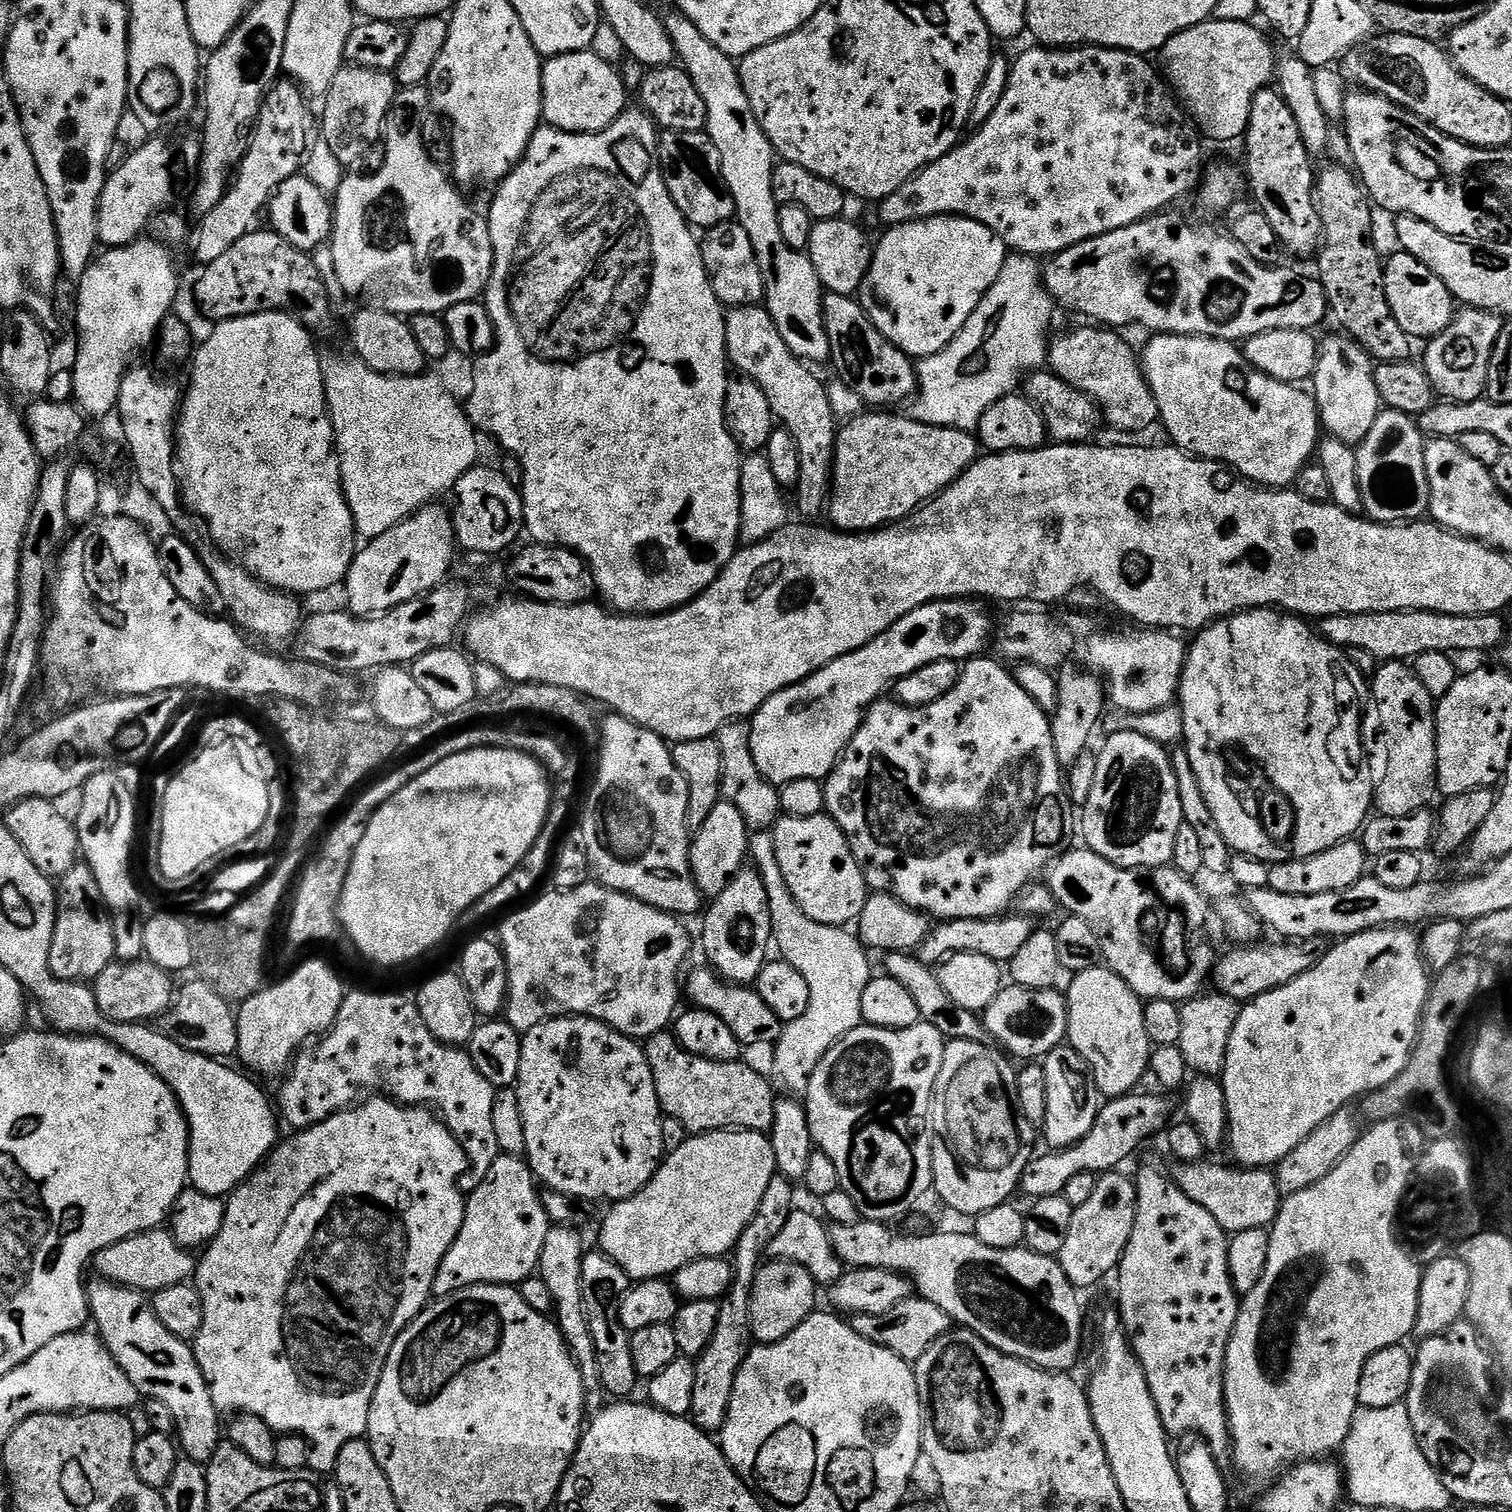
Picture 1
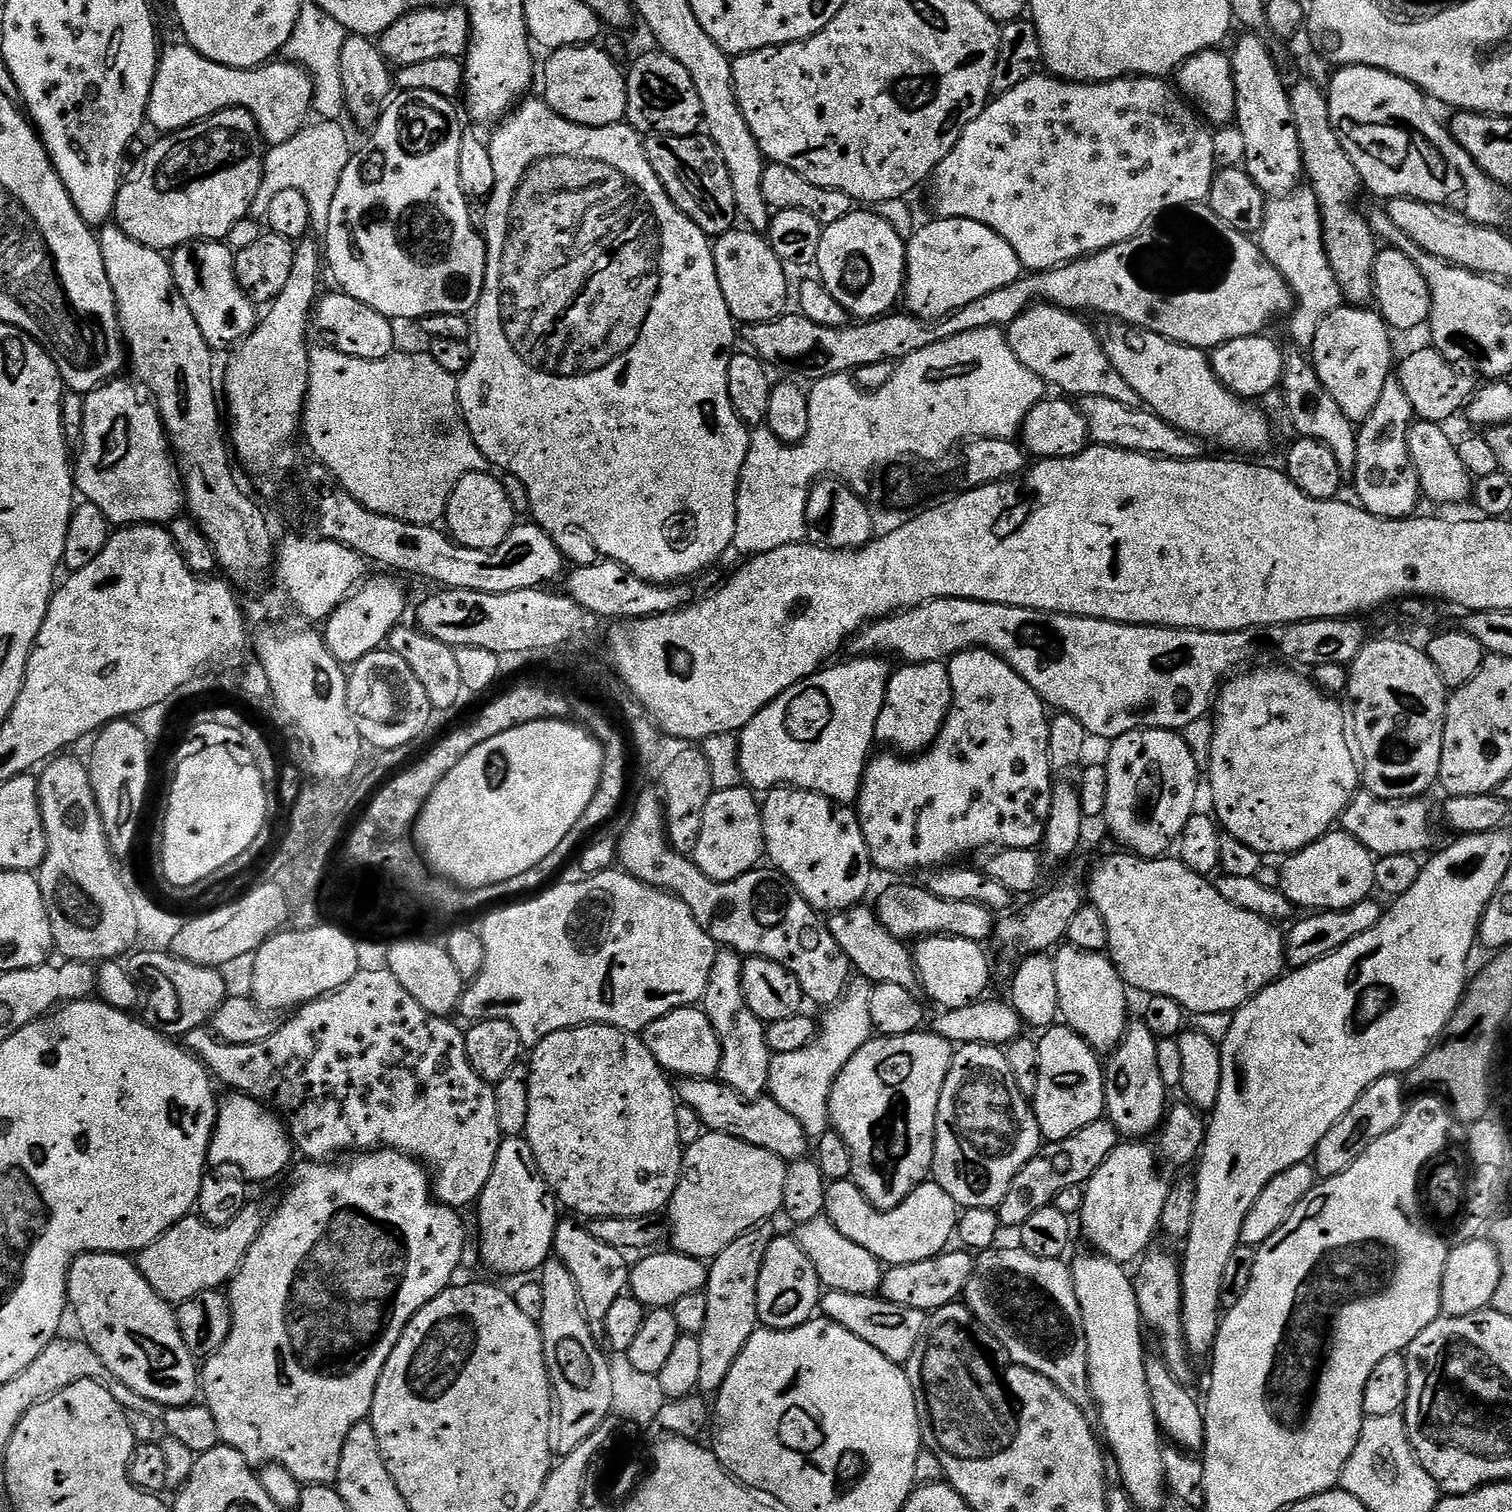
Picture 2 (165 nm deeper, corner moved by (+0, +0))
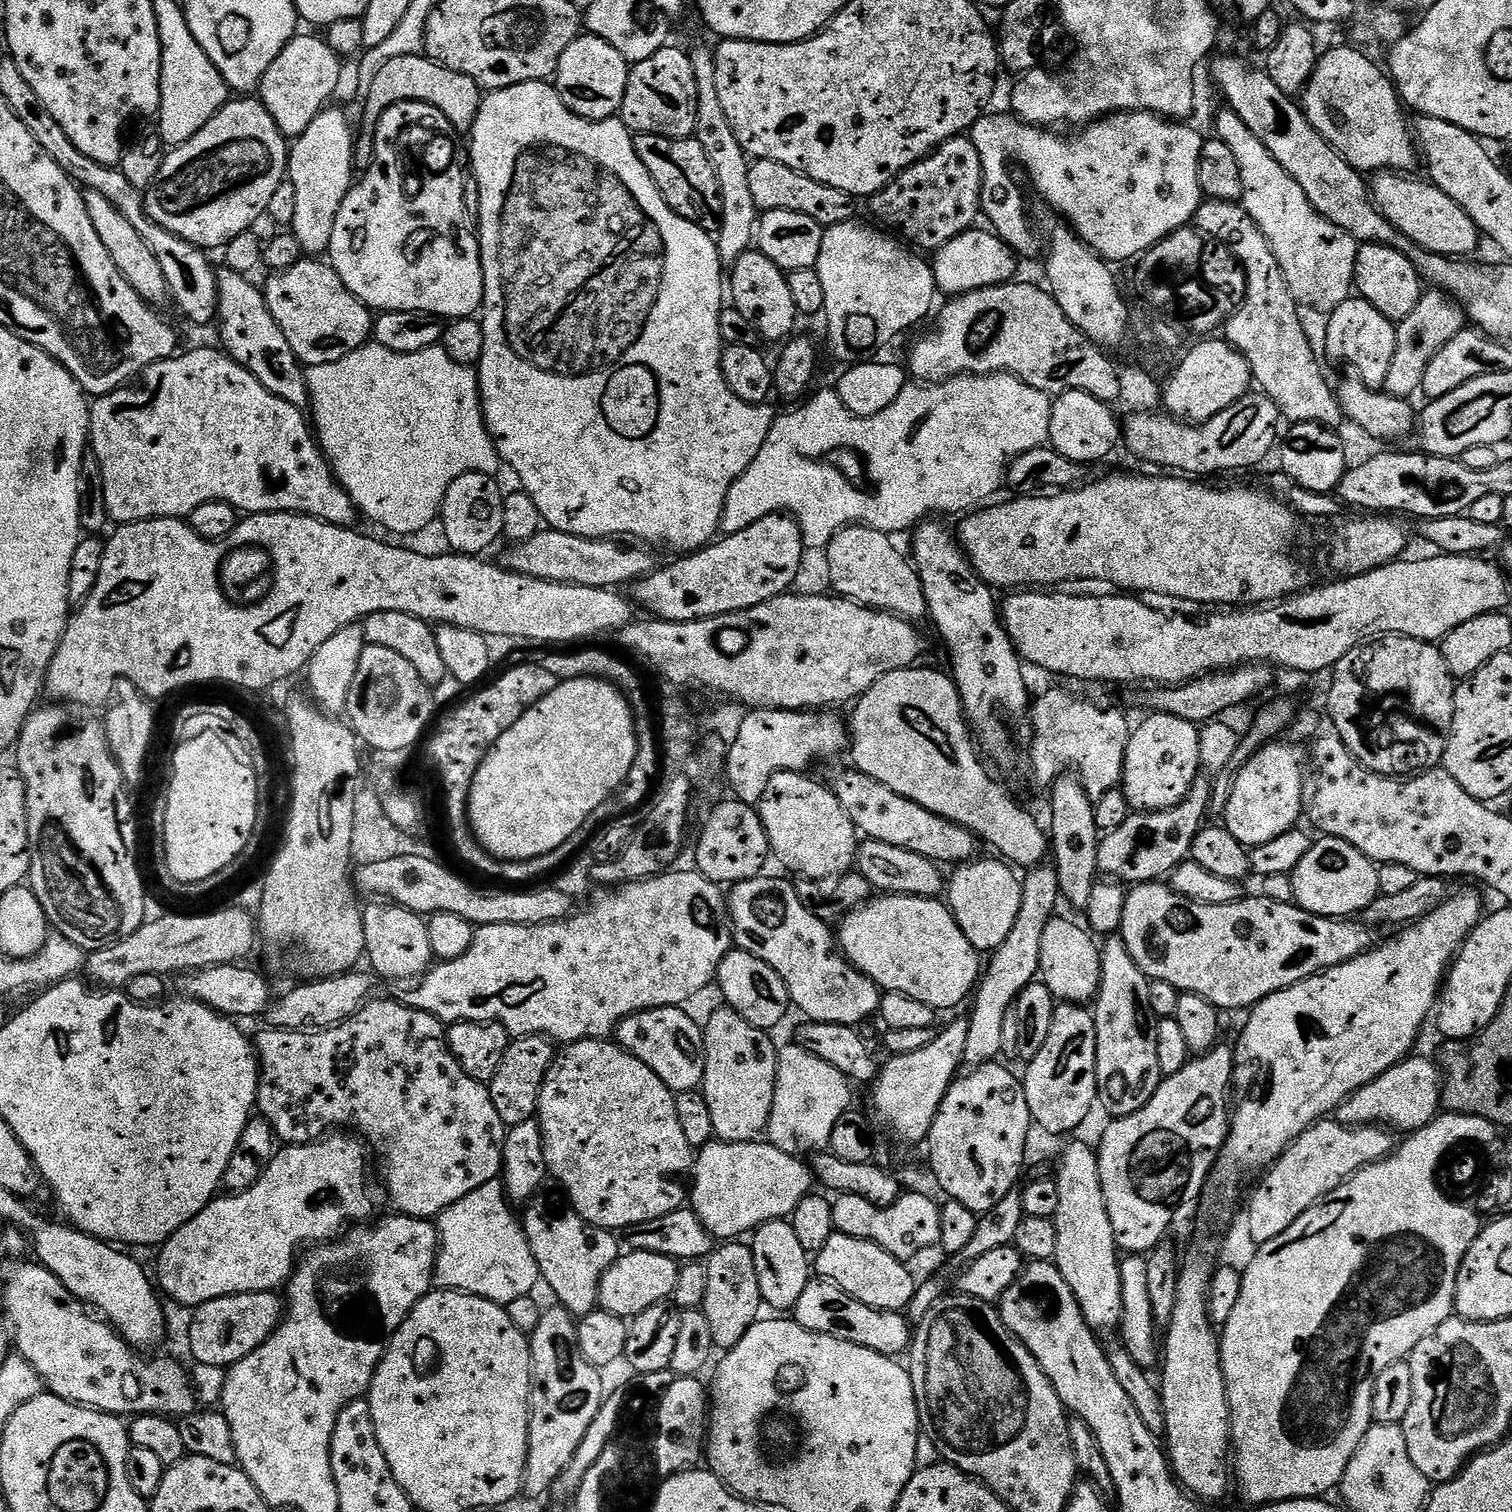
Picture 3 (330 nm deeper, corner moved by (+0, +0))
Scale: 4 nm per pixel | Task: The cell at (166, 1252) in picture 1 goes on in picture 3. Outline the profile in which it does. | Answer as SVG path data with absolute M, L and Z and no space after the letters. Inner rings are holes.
M329 1134L323 1137L322 1142L281 1147L268 1164L264 1176L258 1178L258 1182L254 1182L254 1186L250 1186L250 1190L235 1194L217 1195L216 1199L208 1203L202 1211L194 1214L194 1218L190 1218L190 1222L186 1222L186 1226L182 1226L170 1239L159 1245L160 1257L156 1260L156 1272L154 1271L154 1280L159 1291L165 1297L168 1295L170 1299L185 1304L188 1310L194 1310L198 1305L210 1302L214 1298L237 1296L247 1292L271 1292L279 1289L280 1283L281 1287L285 1282L292 1279L292 1273L298 1263L298 1253L301 1251L300 1244L315 1246L329 1240L335 1240L343 1236L349 1226L359 1225L371 1217L368 1215L375 1210L376 1204L372 1201L371 1190L368 1189L368 1156L364 1153L364 1148L366 1149L365 1141L354 1134Z

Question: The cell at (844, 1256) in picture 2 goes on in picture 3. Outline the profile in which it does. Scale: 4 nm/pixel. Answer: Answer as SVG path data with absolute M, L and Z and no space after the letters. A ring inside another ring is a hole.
M833 1231L832 1236L826 1238L826 1246L822 1246L822 1250L814 1256L814 1272L819 1279L834 1282L839 1288L846 1290L846 1294L858 1298L858 1302L866 1302L866 1306L874 1306L878 1310L887 1312L907 1309L909 1302L914 1298L918 1280L917 1277L912 1277L912 1272L908 1268L911 1267L905 1261L894 1258L894 1254L882 1250L882 1246L869 1240L850 1238L850 1234L837 1231Z

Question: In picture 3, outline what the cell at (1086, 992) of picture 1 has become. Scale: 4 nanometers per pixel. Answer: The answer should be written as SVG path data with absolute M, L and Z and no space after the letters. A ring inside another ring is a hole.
M1053 918L1042 933L1042 958L1039 979L1052 991L1057 1001L1088 1006L1100 993L1102 962L1101 945L1083 923ZM1093 940L1093 941L1092 941ZM1095 942L1097 944L1095 944Z

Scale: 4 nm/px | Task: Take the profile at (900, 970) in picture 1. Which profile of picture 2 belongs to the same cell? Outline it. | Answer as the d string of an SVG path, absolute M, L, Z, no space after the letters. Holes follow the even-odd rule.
M857 906L844 912L833 912L827 917L826 923L834 942L838 942L842 954L846 954L853 969L863 979L873 985L902 986L902 990L916 992L918 977L913 949L905 941L894 938L894 934L890 934L886 926L882 926L882 922L876 916L875 907L864 907Z

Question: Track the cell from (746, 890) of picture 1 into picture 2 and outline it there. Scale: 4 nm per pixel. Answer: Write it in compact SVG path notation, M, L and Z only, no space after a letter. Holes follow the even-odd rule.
M717 951L714 970L710 970L710 982L706 982L706 994L702 1001L705 1014L710 1018L722 1046L722 1062L718 1079L746 1100L759 1100L768 1092L770 1062L774 1055L766 1042L765 1021L758 1019L746 1002L742 990L744 960L739 952Z

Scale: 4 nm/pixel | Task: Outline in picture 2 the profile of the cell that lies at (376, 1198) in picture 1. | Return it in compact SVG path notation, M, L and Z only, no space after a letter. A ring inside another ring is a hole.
M391 1150L358 1152L345 1155L341 1160L344 1161L337 1168L334 1166L335 1163L332 1162L300 1162L304 1164L298 1165L299 1163L297 1163L291 1169L290 1177L292 1176L292 1185L285 1190L284 1197L281 1198L280 1205L273 1210L272 1216L270 1212L270 1215L265 1219L263 1230L258 1234L258 1238L254 1238L254 1242L250 1246L246 1258L240 1263L240 1269L238 1269L235 1276L232 1277L230 1283L227 1285L226 1295L228 1297L228 1305L232 1311L230 1334L226 1338L226 1342L222 1342L220 1349L213 1356L207 1357L203 1361L202 1367L198 1372L198 1384L202 1389L202 1400L210 1410L210 1414L214 1414L214 1423L218 1426L221 1445L238 1450L238 1454L242 1454L248 1459L249 1464L253 1466L263 1466L265 1464L282 1466L286 1470L290 1470L290 1474L304 1486L309 1484L335 1485L338 1466L342 1462L342 1446L346 1446L346 1438L350 1434L350 1430L354 1430L354 1426L365 1423L371 1417L374 1390L378 1386L378 1378L382 1374L382 1370L386 1366L386 1358L390 1358L390 1354L394 1350L394 1346L398 1342L402 1330L406 1330L406 1326L414 1318L414 1314L418 1314L418 1310L422 1310L430 1301L438 1298L449 1288L453 1283L452 1275L459 1270L460 1263L464 1260L464 1220L460 1217L463 1215L457 1209L447 1208L445 1204L441 1204L439 1200L434 1198L429 1169L421 1161L406 1156L402 1152L394 1152Z

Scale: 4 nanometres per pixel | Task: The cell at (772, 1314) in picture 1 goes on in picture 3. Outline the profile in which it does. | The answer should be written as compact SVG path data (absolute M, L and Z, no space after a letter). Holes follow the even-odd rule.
M787 1219L771 1220L761 1224L750 1236L750 1247L754 1254L754 1267L758 1269L758 1290L761 1301L772 1308L777 1308L777 1313L784 1314L787 1310L795 1309L798 1297L802 1290L806 1290L810 1279L810 1253L798 1242L798 1234L794 1234L794 1226Z

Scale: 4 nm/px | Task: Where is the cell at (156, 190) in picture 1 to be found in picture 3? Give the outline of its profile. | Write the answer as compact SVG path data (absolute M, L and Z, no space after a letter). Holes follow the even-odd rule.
M259 98L229 99L228 103L218 110L218 114L214 114L214 118L210 118L210 122L206 122L206 126L202 126L202 130L198 130L198 134L194 134L194 138L190 138L185 144L175 145L175 147L169 151L172 153L170 153L169 156L167 153L167 155L161 159L156 180L152 184L152 187L147 189L144 204L148 208L150 218L154 222L158 222L158 226L170 230L170 234L174 234L178 238L190 242L201 250L209 250L208 248L223 249L229 241L238 238L246 231L255 229L257 227L255 224L258 223L260 219L261 221L265 219L268 207L270 206L270 197L274 195L274 190L278 190L278 186L288 175L289 151L289 141L284 136L282 130L278 128L278 124L271 116L270 110L266 108Z

